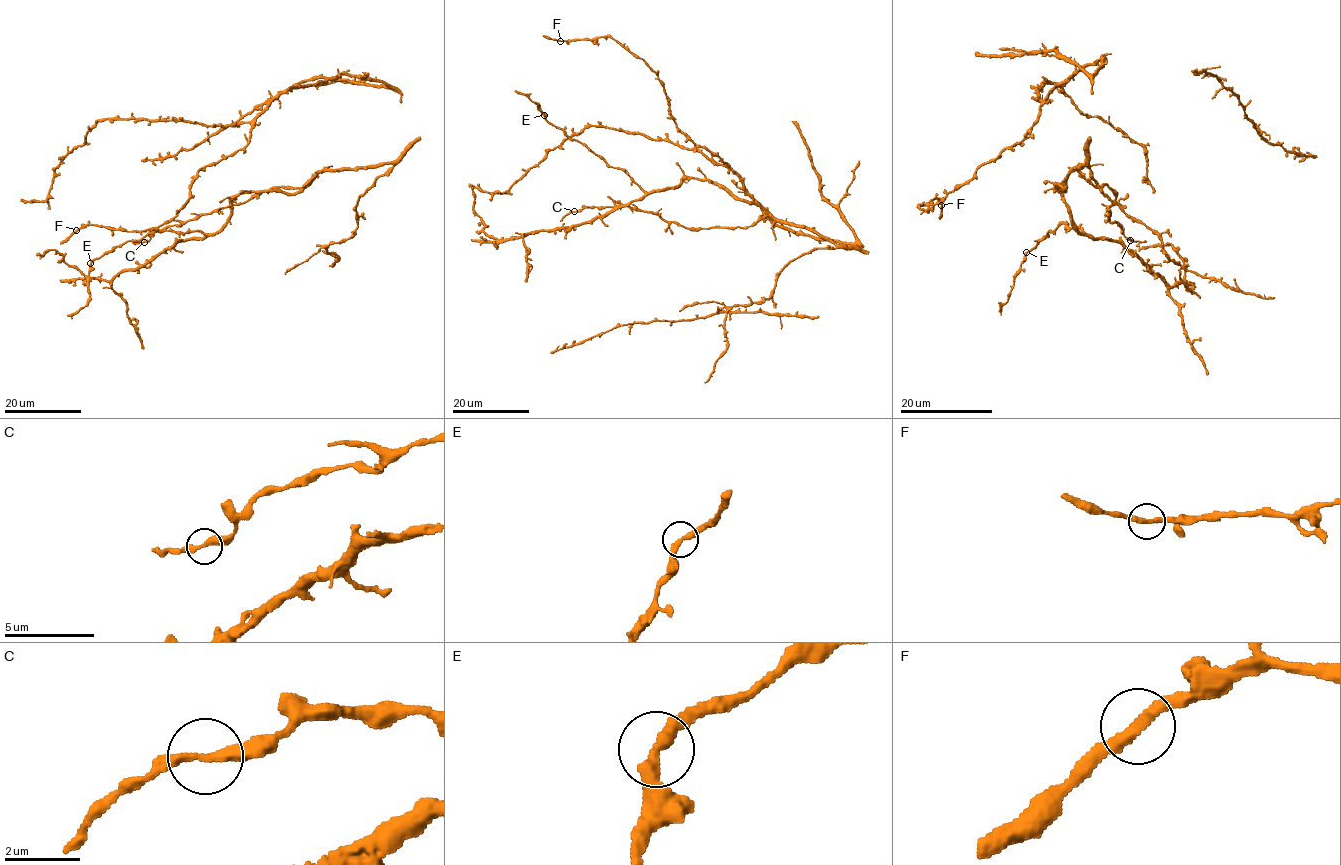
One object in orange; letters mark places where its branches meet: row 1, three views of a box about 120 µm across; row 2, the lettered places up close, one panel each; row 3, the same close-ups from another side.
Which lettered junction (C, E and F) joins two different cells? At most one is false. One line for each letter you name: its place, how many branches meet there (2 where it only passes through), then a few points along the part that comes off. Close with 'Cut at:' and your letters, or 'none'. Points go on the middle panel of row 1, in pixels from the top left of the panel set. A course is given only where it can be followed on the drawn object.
Cut at: none

